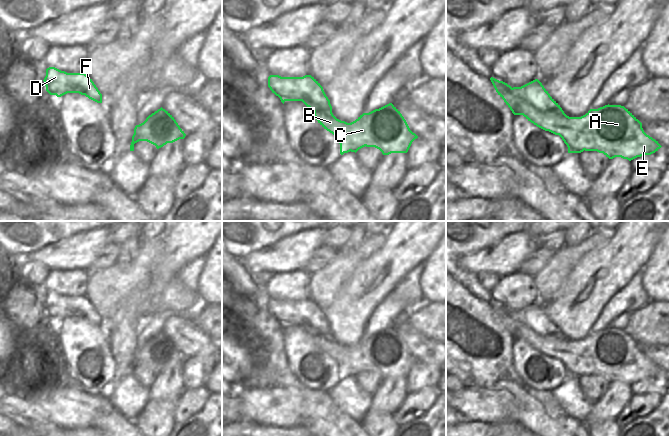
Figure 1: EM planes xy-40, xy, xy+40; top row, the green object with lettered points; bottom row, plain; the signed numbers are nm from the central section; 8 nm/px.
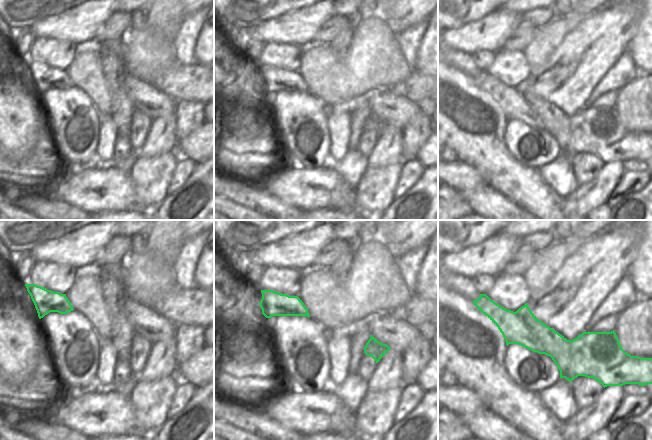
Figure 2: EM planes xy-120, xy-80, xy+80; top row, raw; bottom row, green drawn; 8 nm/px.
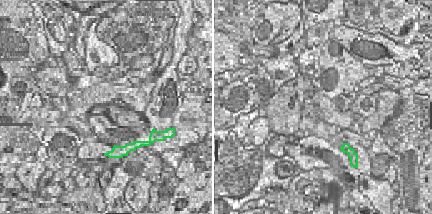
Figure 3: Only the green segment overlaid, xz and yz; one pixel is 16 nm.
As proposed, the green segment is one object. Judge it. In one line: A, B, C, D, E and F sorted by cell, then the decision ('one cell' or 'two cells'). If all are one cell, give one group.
A B C E / D F | two cells

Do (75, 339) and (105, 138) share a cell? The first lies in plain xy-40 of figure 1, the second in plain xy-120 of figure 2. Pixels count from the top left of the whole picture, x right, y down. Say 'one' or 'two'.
two

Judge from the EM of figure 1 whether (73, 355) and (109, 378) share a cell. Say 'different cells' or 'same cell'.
same cell

